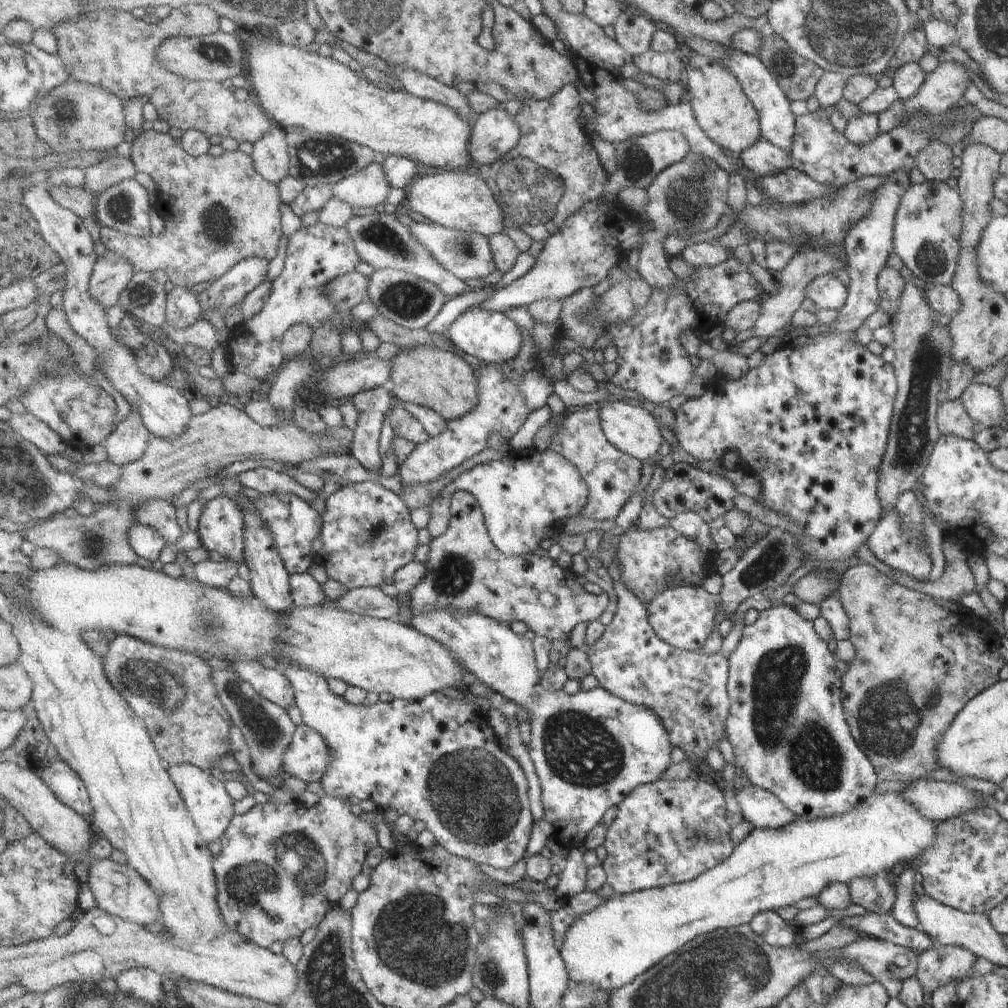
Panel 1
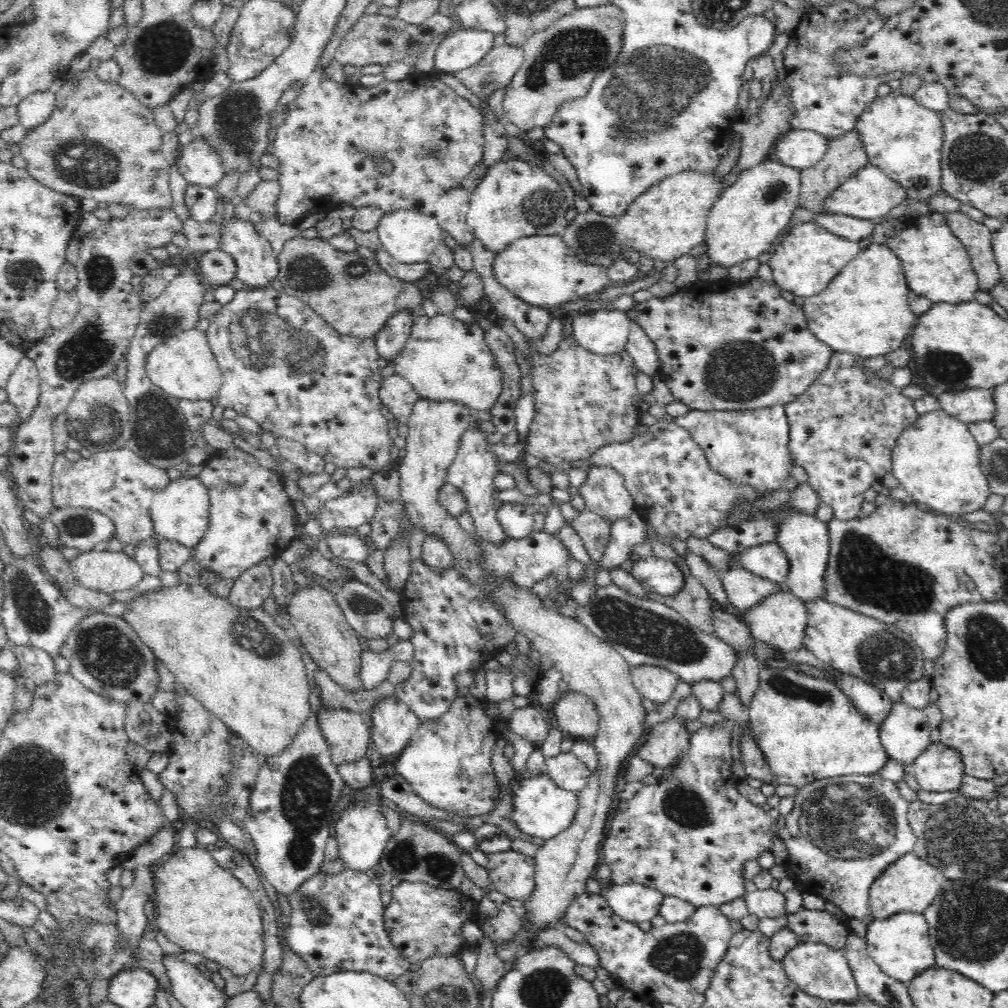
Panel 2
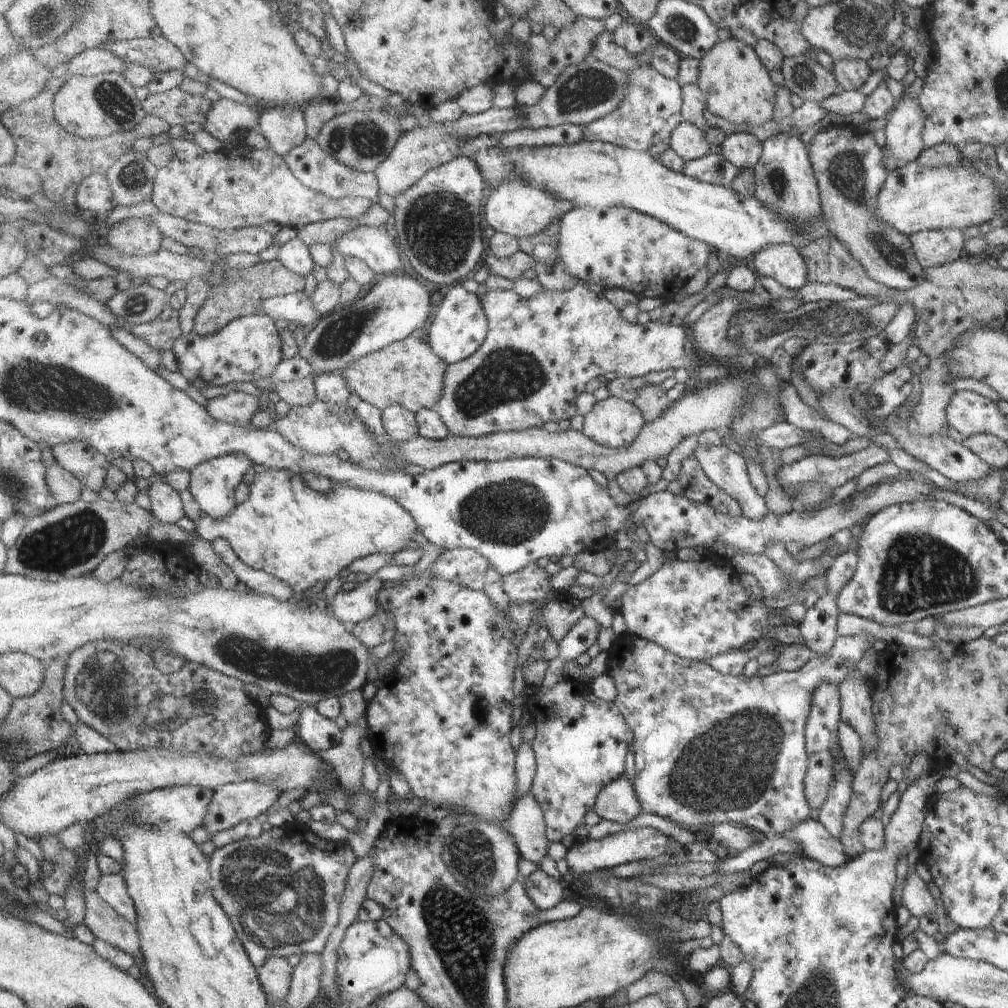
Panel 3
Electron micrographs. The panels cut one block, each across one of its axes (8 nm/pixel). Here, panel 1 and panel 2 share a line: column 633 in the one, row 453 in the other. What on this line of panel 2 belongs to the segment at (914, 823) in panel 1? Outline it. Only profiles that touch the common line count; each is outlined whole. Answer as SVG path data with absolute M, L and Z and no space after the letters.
M935 409L919 415L898 437L891 472L920 510L948 517L966 516L988 504L992 494L982 469L980 447L965 422L945 410Z

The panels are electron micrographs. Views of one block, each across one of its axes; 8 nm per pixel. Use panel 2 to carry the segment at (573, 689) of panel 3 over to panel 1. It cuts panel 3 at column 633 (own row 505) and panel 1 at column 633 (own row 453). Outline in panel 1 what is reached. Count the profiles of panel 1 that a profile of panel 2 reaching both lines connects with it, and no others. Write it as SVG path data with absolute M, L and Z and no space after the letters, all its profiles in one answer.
M440 607L439 609L433 609L432 611L425 610L415 614L413 612L412 619L410 620L410 626L419 630L422 634L429 635L433 639L439 640L441 643L447 645L454 655L466 666L472 674L474 674L485 687L489 687L493 692L500 693L503 697L510 699L518 707L525 709L529 714L529 720L531 726L530 742L527 745L529 755L533 760L540 782L542 785L542 802L546 811L546 818L554 828L554 832L551 835L562 846L567 846L569 850L573 850L573 842L584 842L589 832L592 832L601 822L602 816L605 816L605 812L613 806L619 807L621 802L624 802L625 796L633 793L639 786L655 783L659 781L659 778L669 770L671 766L671 750L672 738L669 735L667 728L664 726L659 715L656 714L651 708L637 705L635 703L629 703L624 699L618 698L615 694L608 692L604 687L598 687L588 692L581 691L577 695L569 695L564 690L556 692L548 692L545 688L542 688L539 679L539 672L537 672L537 666L535 663L535 652L533 652L533 642L527 638L527 636L516 634L509 625L503 622L498 622L496 619L490 618L481 611L471 609L470 611L463 610L449 610L447 607Z

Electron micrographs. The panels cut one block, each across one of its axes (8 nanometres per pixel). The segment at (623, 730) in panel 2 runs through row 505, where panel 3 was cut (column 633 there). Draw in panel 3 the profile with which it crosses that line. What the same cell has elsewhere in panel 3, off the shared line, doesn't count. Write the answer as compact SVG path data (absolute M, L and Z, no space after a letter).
M613 396L597 401L595 408L584 417L583 432L597 444L615 449L636 441L646 424L634 403Z

